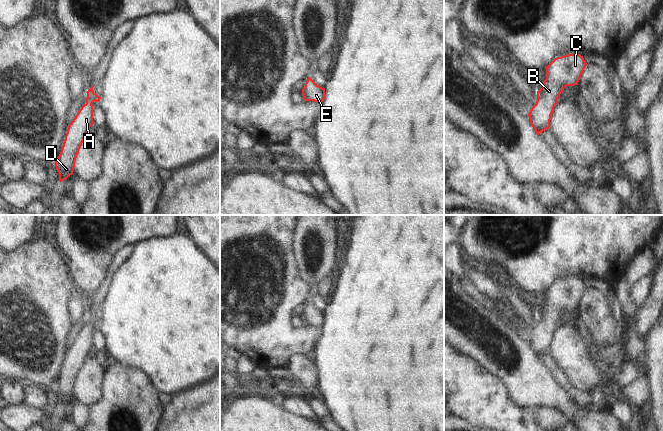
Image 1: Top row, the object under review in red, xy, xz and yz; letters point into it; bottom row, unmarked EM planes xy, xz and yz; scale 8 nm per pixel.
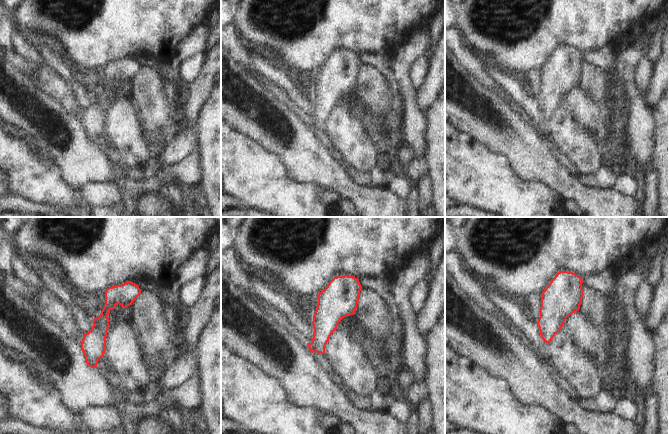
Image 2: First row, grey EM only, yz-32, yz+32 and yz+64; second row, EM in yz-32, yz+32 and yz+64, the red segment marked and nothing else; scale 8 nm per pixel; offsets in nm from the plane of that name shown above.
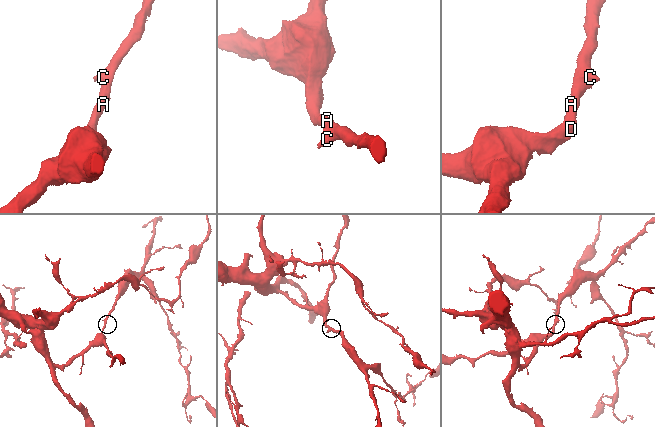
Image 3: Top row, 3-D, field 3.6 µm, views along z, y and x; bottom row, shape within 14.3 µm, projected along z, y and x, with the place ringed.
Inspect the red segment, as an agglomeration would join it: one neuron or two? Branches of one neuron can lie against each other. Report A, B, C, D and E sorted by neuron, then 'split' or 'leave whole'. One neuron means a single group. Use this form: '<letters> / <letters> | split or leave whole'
A B C D E | leave whole

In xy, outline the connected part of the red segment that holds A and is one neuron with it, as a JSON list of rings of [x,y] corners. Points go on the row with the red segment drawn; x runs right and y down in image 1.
[[[94,84],[86,92],[86,103],[69,124],[61,152],[54,163],[59,174],[60,182],[73,174],[79,149],[89,133],[90,127],[94,124],[92,103],[94,101],[99,102],[101,97],[94,92],[93,87]]]

